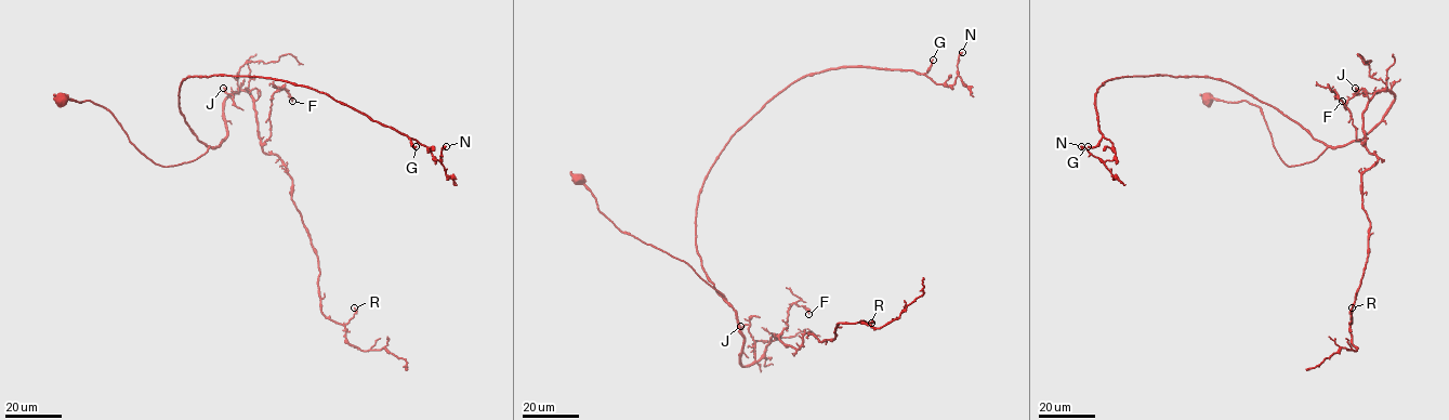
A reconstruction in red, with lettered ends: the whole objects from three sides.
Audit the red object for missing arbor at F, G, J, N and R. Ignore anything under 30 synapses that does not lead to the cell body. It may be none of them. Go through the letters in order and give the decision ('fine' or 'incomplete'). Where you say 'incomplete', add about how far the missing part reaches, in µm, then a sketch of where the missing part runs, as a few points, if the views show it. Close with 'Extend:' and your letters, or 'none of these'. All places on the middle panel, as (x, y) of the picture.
F: fine
G: incomplete | 40 µm | (933, 60), (950, 56), (970, 63), (1002, 53), (998, 60)
J: fine
N: fine
R: fine
Extend: G

